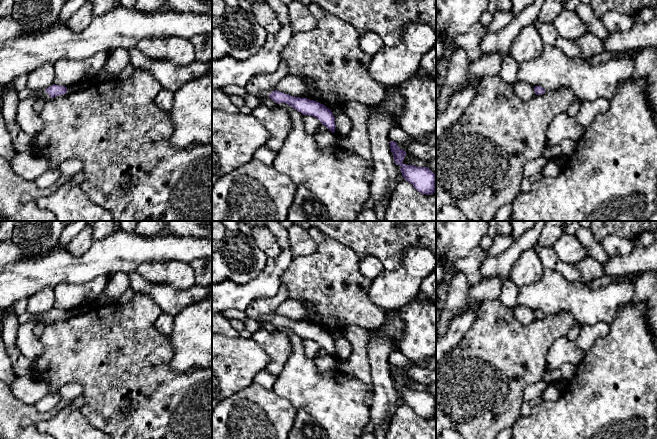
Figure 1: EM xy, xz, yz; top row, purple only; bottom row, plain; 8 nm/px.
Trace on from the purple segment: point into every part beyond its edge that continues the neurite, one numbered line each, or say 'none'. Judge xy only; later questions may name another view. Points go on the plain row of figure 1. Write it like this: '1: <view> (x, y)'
1: xy (31, 347)

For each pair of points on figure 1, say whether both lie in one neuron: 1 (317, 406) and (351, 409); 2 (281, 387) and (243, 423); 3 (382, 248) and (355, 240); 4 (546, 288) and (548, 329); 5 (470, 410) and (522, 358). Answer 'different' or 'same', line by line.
1: same
2: different
3: same
4: different
5: same

